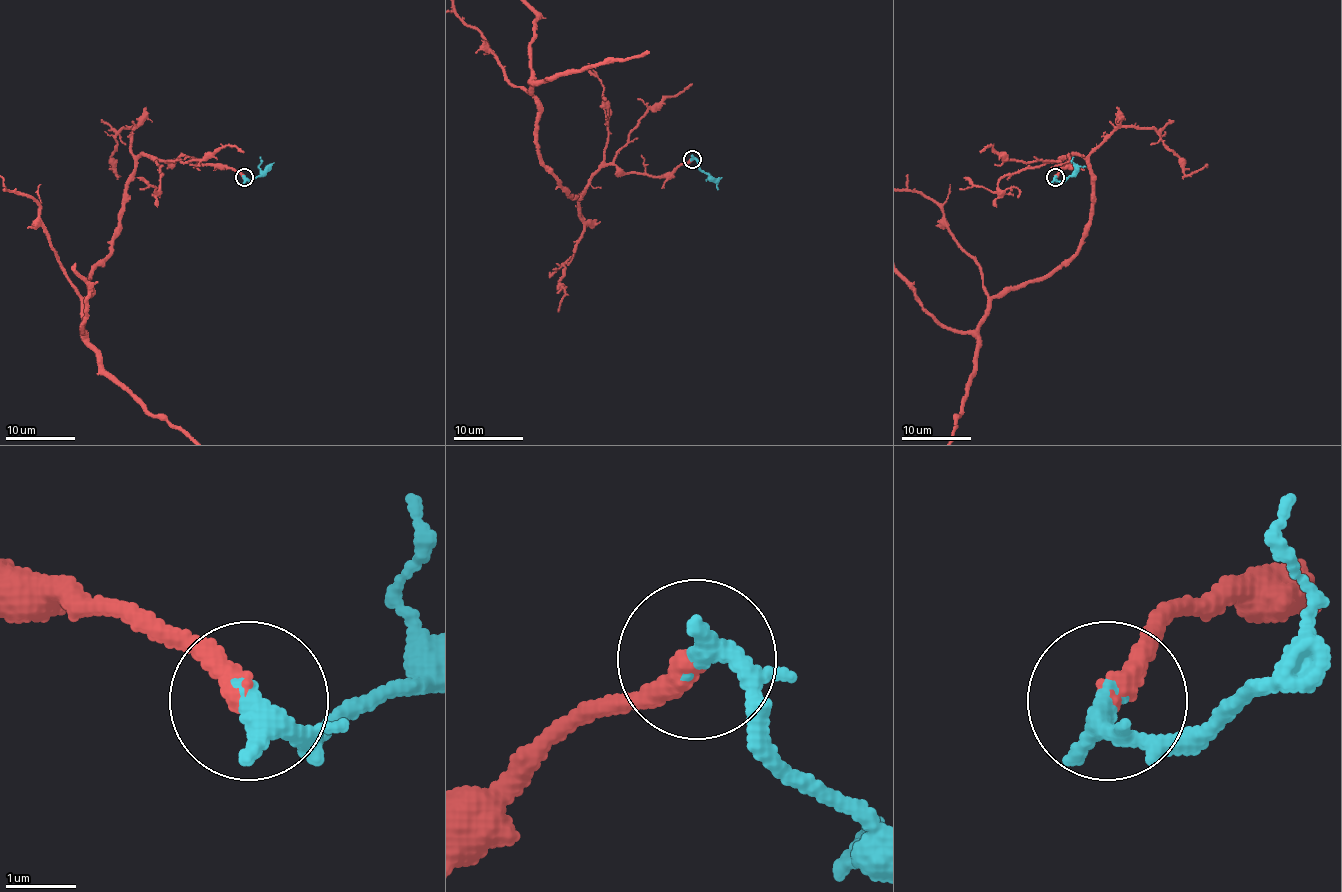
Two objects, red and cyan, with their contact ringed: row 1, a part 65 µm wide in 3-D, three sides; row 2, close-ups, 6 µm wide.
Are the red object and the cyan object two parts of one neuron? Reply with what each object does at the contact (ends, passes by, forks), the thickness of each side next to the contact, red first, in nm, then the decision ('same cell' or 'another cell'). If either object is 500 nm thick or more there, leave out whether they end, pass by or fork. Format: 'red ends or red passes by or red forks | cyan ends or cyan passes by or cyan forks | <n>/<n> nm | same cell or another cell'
red ends | cyan passes by | 340/280 nm | same cell

